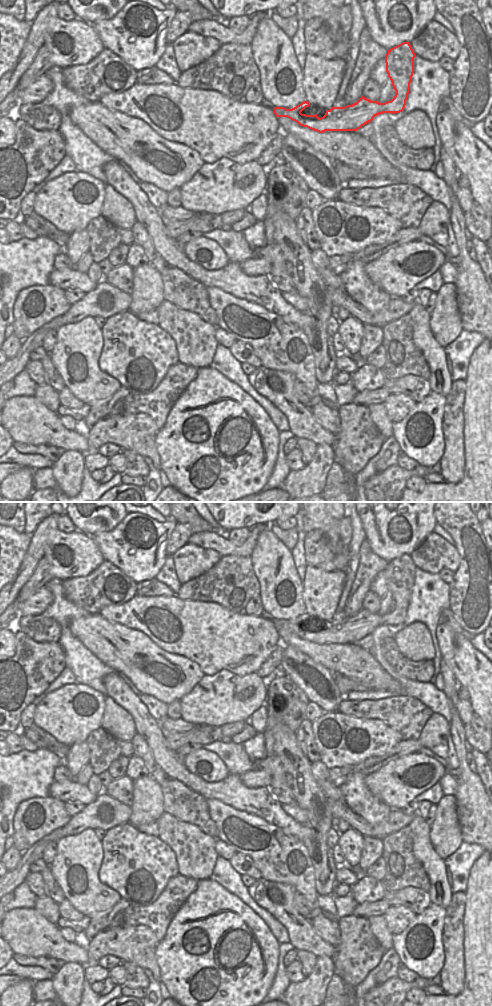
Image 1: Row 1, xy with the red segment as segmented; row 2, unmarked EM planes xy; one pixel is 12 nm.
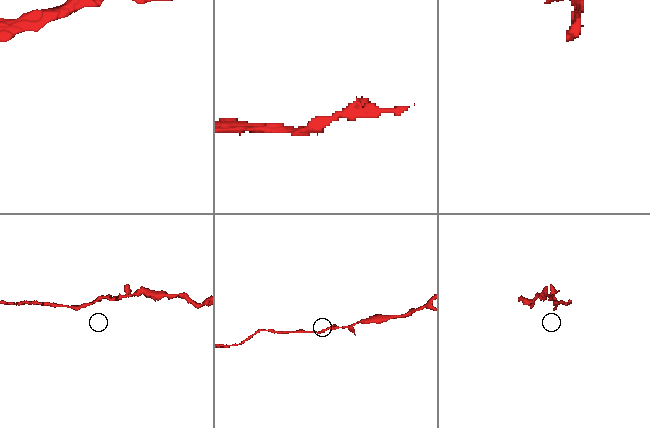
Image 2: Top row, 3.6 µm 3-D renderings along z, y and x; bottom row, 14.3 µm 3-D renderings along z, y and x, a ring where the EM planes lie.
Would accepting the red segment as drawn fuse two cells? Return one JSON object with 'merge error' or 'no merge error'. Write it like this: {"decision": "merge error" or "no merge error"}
{"decision": "no merge error"}

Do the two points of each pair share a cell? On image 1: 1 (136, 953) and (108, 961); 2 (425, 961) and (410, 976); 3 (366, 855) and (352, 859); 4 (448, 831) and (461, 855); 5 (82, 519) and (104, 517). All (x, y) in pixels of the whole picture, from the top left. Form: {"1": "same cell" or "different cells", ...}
{"1": "different cells", "2": "different cells", "3": "different cells", "4": "different cells", "5": "same cell"}

